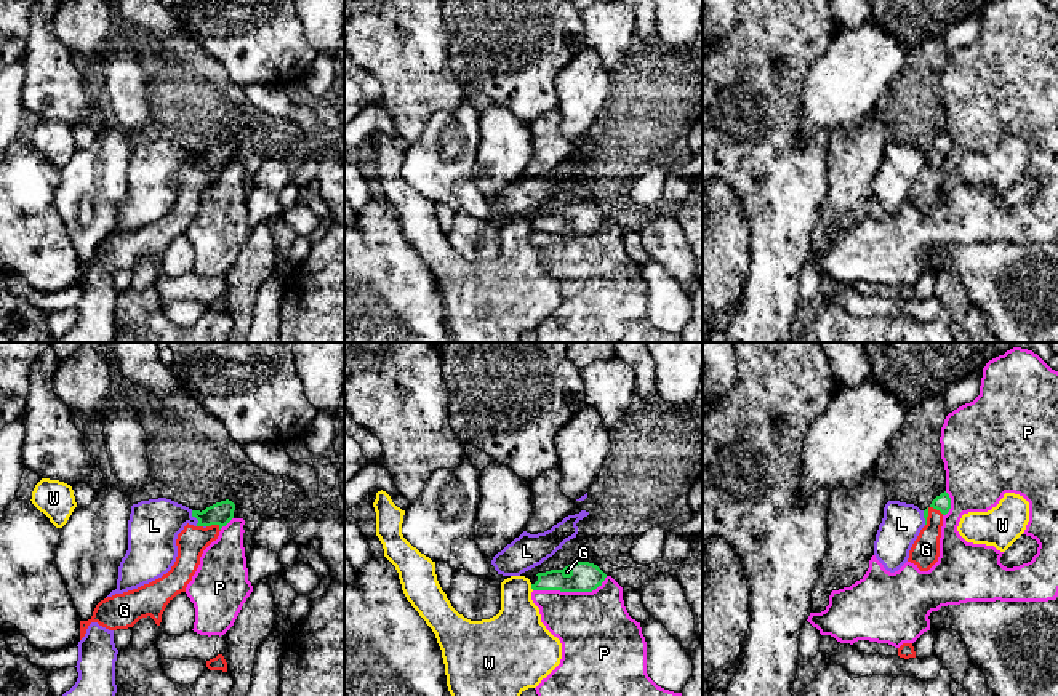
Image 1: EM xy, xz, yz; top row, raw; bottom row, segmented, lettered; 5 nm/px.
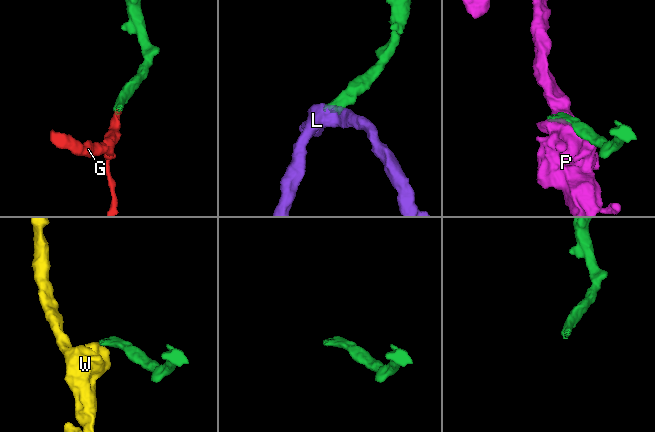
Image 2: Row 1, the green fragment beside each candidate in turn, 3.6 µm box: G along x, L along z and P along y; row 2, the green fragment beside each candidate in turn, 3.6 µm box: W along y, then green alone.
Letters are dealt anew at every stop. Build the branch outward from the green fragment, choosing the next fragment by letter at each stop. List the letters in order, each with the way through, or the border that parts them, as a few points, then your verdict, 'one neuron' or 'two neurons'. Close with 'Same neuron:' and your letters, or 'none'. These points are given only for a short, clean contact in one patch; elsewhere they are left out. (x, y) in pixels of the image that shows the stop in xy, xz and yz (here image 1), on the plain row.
G: across xy (221, 154), (215, 165), (200, 180), (191, 183) | one neuron
L: along xy (191, 152), (197, 167) | two neurons
P: two neurons
W: along xz (530, 226), (533, 231) | two neurons
Same neuron: G

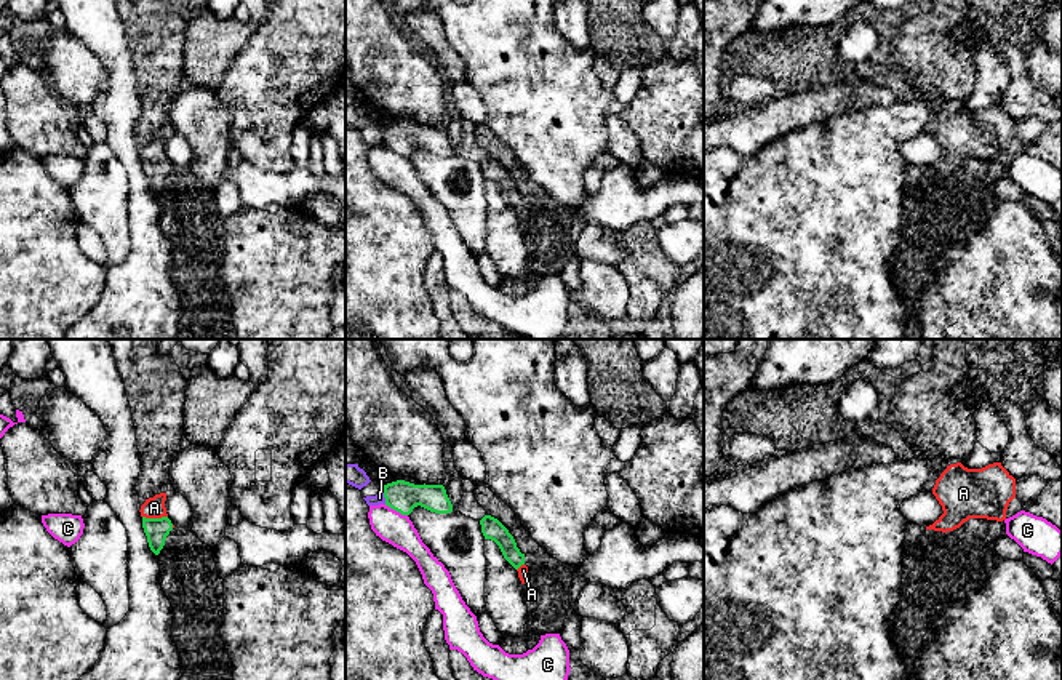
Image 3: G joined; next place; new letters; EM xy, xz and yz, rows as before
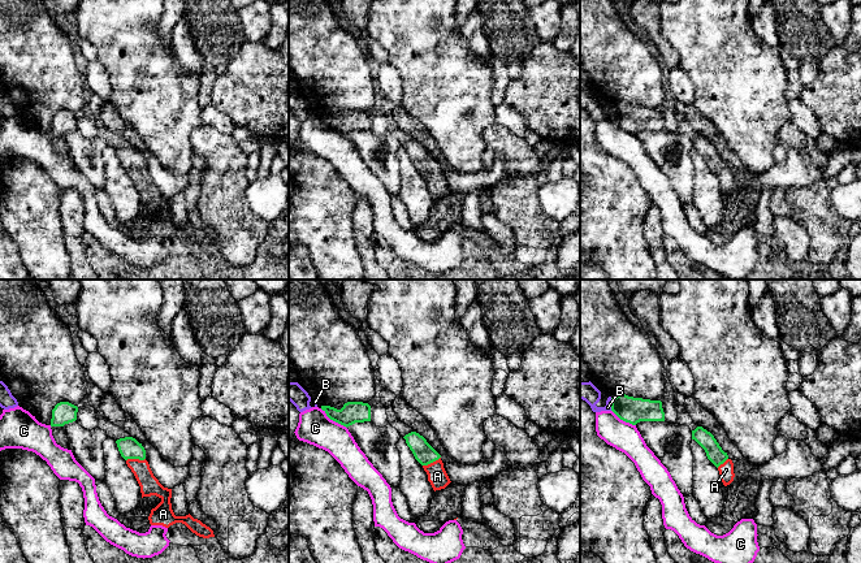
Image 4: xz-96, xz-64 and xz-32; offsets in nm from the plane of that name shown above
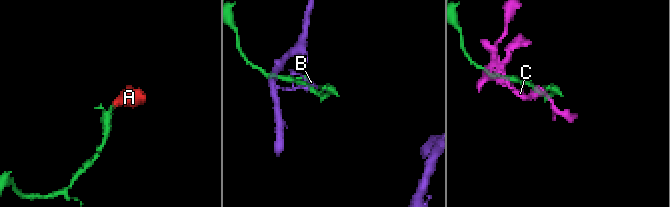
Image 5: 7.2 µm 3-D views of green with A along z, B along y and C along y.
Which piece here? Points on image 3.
A: across xy (155, 172), (155, 160), (154, 149) | one neuron
B: two neurons
C: along xz (384, 146), (407, 157) | two neurons
Same neuron: A

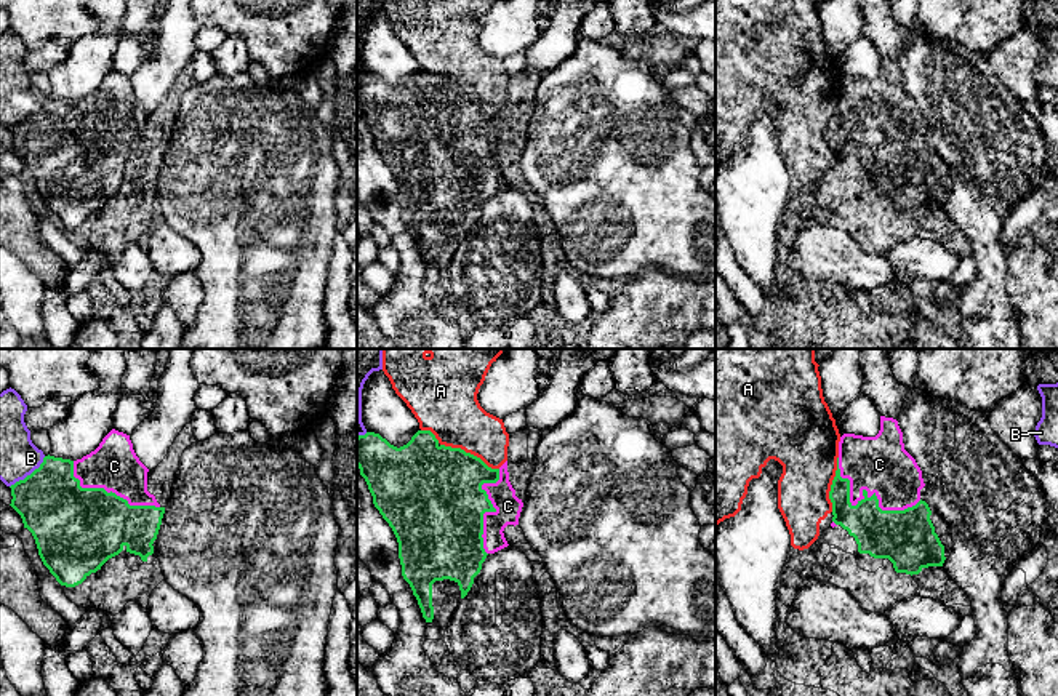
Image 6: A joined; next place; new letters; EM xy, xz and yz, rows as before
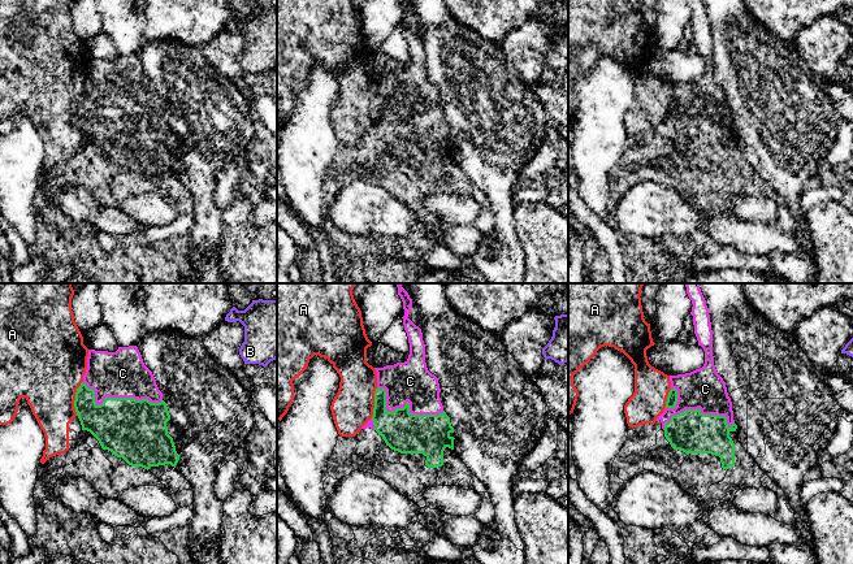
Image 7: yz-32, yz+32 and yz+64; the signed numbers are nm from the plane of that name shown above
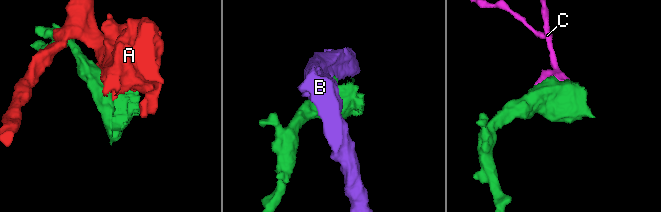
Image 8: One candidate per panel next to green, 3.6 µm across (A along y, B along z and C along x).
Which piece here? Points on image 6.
A: two neurons
B: two neurons
C: one neuron
Same neuron: C

